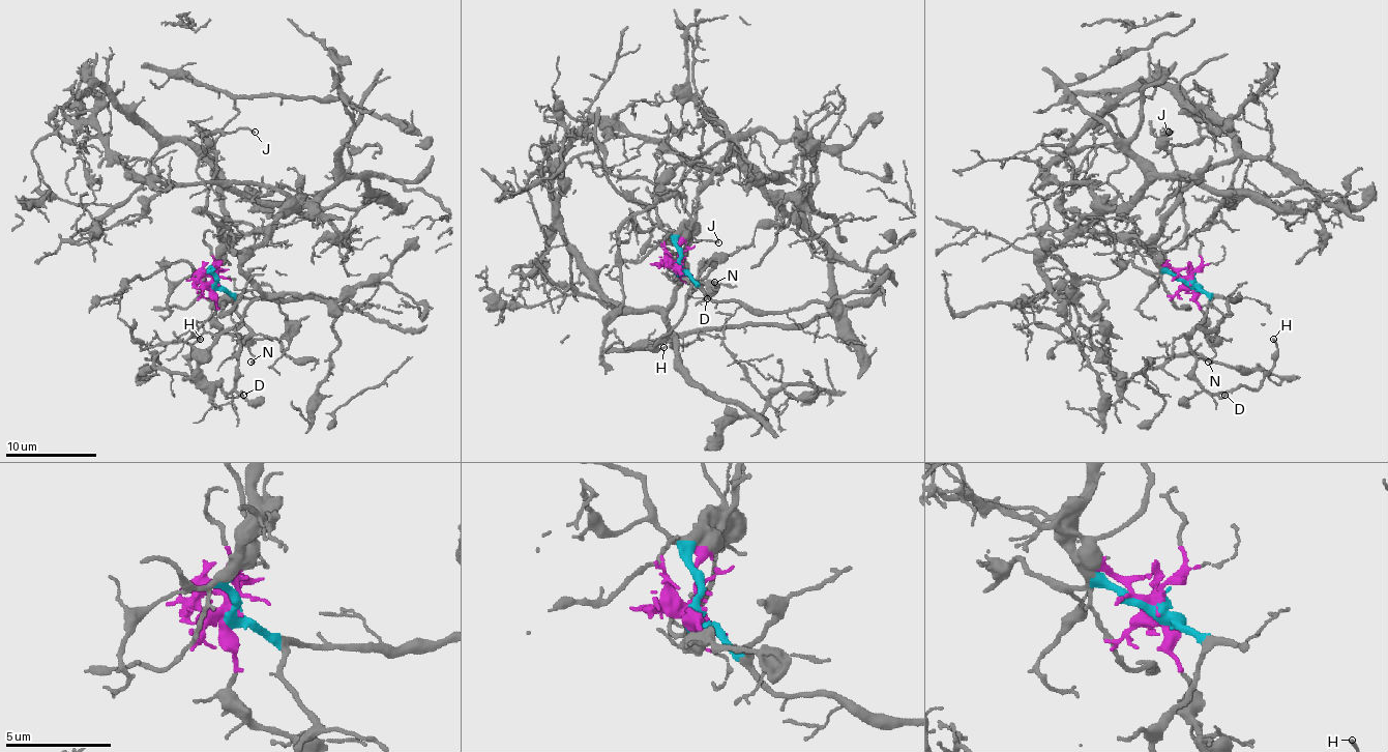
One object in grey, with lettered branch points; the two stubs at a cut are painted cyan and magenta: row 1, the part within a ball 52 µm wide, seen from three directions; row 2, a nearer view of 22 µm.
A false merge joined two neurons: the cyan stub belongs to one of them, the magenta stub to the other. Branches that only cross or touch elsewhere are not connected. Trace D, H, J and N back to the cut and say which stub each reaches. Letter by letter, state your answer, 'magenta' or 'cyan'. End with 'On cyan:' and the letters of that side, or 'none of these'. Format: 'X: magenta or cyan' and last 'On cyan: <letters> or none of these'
D: cyan
H: cyan
J: magenta
N: magenta
On cyan: D, H

